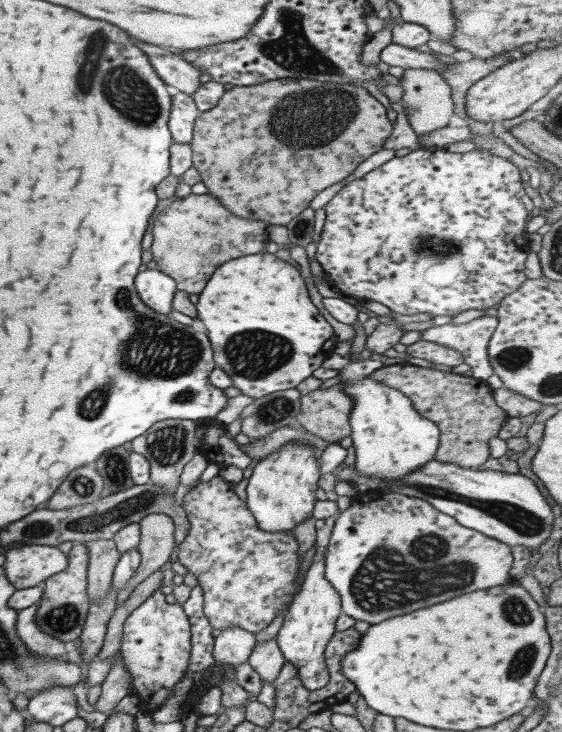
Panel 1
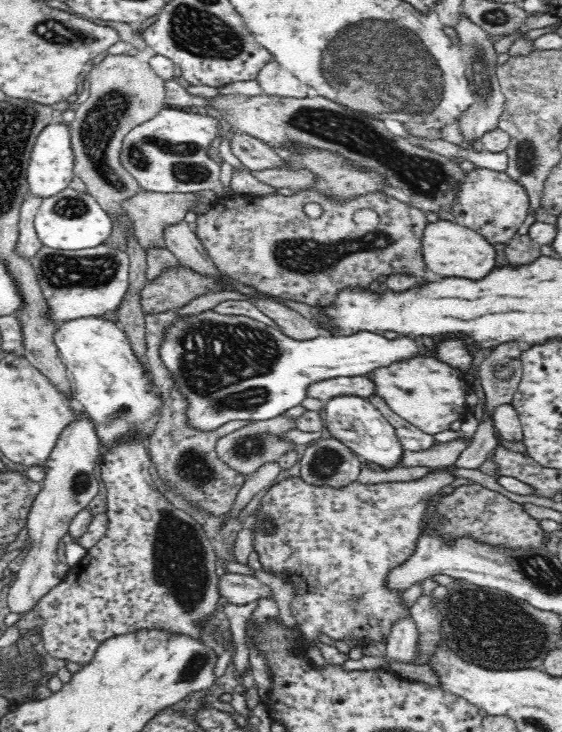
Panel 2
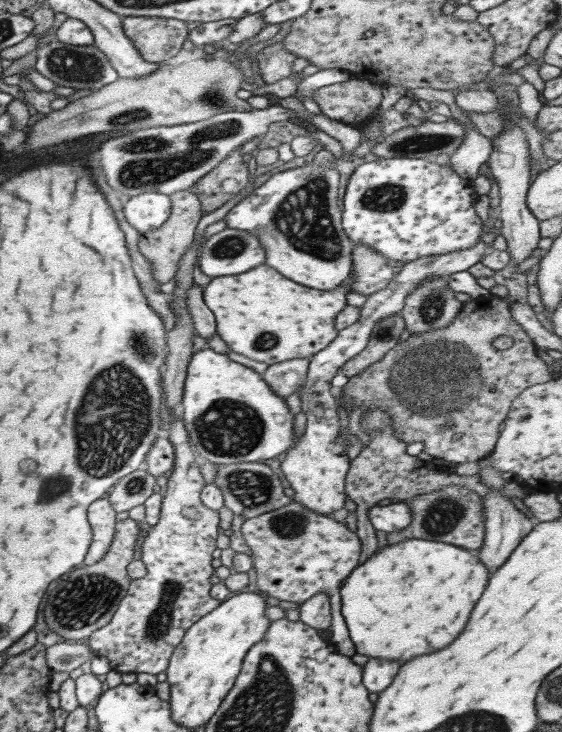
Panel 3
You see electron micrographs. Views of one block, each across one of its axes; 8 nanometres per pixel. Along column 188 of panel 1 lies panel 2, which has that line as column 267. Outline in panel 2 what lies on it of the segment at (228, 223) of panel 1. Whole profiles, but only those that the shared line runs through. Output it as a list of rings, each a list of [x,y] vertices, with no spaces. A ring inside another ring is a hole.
[[[310,189],[288,196],[274,193],[262,196],[236,193],[217,196],[210,208],[196,214],[191,226],[194,235],[206,250],[206,255],[216,265],[218,274],[200,274],[181,263],[165,267],[140,290],[140,307],[144,316],[165,313],[192,302],[202,294],[222,290],[222,286],[229,288],[230,283],[252,286],[258,292],[282,296],[286,300],[296,300],[310,306],[326,306],[336,298],[336,292],[340,288],[368,288],[368,284],[372,284],[380,274],[390,276],[396,272],[404,272],[412,276],[424,276],[426,265],[422,258],[421,243],[426,224],[428,220],[425,212],[382,192],[362,195],[343,203],[332,203],[326,195],[314,193]],[[310,202],[318,202],[323,208],[319,217],[312,218],[304,211],[304,206]]]

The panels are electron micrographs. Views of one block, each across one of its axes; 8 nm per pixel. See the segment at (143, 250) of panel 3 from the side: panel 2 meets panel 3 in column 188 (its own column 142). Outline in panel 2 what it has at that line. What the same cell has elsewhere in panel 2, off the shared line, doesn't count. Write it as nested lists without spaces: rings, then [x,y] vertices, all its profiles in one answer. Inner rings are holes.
[[[141,190],[123,202],[133,222],[133,234],[142,248],[164,247],[162,230],[166,224],[184,220],[188,206],[194,206],[194,193],[161,193]]]

